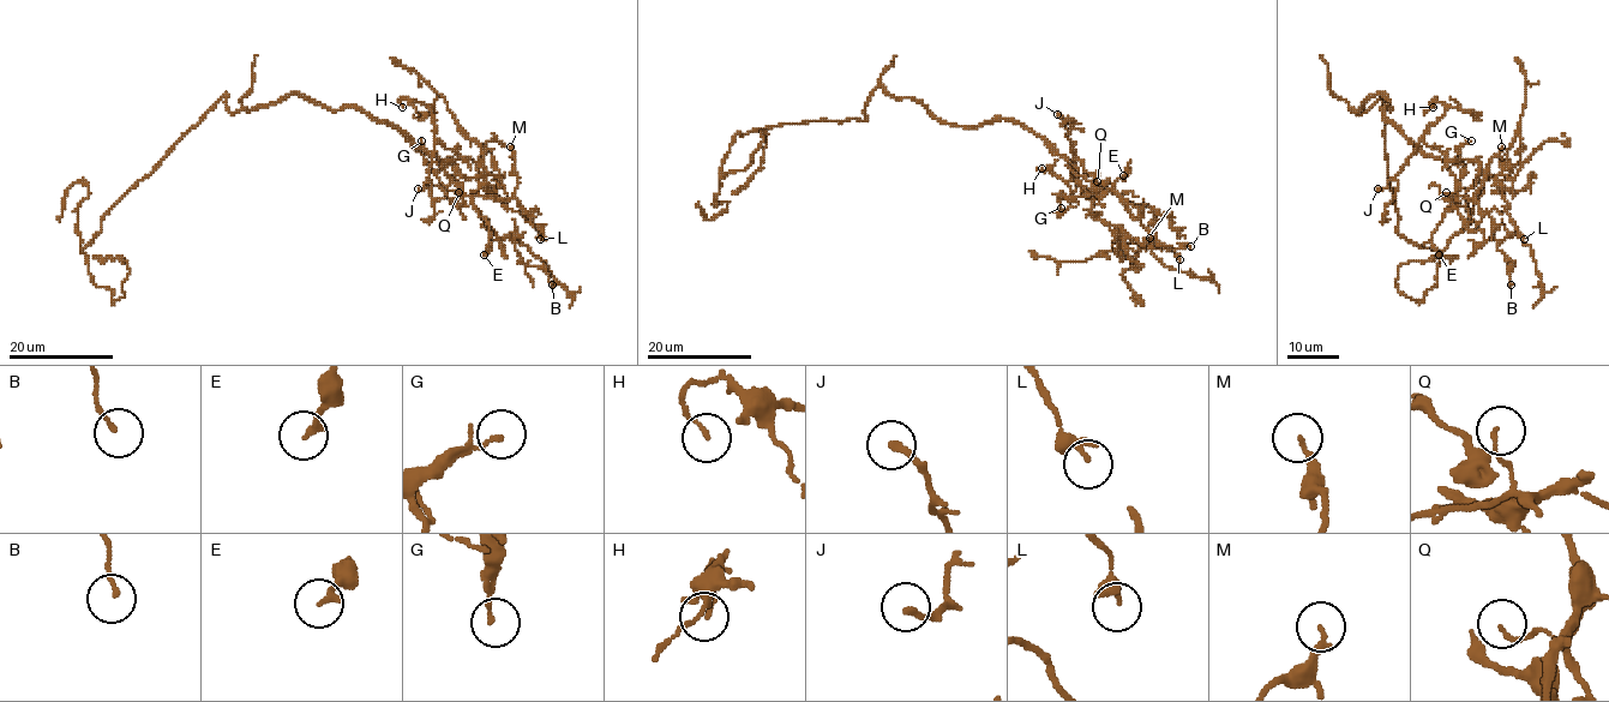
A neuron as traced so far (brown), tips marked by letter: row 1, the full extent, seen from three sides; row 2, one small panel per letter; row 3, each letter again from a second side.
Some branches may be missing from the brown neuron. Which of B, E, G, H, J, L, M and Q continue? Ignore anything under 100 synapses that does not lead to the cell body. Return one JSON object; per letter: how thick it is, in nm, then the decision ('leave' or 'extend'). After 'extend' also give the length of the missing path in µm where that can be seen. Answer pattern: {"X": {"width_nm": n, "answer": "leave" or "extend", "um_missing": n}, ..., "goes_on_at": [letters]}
{"B": {"width_nm": 120, "answer": "leave"}, "E": {"width_nm": 180, "answer": "leave"}, "G": {"width_nm": 90, "answer": "leave"}, "H": {"width_nm": 110, "answer": "leave"}, "J": {"width_nm": 200, "answer": "leave"}, "L": {"width_nm": 180, "answer": "leave"}, "M": {"width_nm": 190, "answer": "leave"}, "Q": {"width_nm": 100, "answer": "leave"}, "goes_on_at": []}

